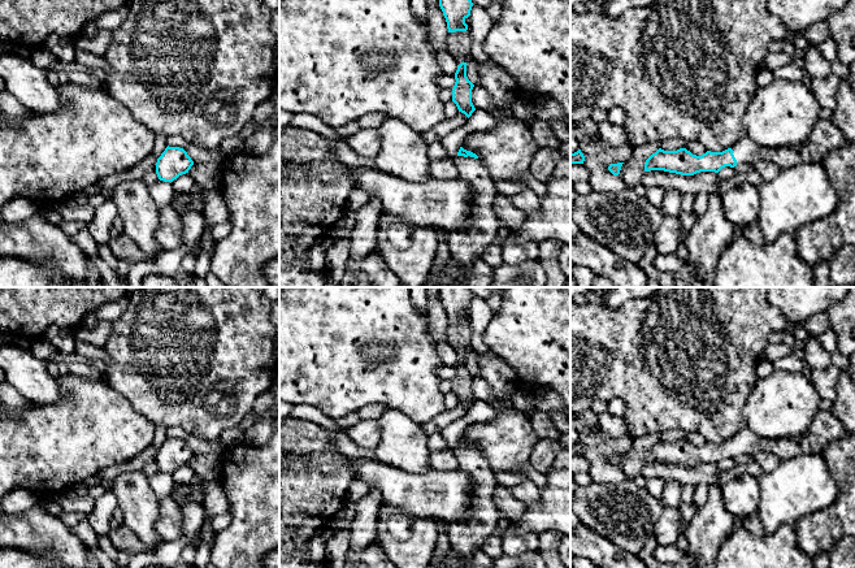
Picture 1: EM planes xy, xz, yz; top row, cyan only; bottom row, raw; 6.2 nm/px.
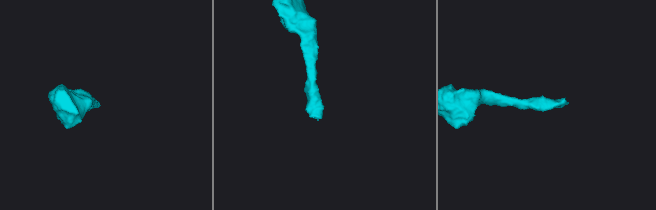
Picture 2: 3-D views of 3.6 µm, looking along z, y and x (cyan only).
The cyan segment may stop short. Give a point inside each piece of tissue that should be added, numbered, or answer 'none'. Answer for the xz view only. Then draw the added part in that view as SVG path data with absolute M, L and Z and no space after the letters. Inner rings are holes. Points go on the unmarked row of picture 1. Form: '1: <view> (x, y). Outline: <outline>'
1: xz (467, 537). Outline: M456 447L452 452L470 481L470 508L463 523L448 525L447 533L451 551L466 562L495 532L503 513L492 500L496 478L483 452L470 447Z

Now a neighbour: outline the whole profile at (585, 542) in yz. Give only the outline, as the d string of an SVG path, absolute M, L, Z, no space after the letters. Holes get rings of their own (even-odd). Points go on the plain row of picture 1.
M570 471L570 555L587 558L595 567L647 568L642 558L616 547L580 521L572 508L577 490L574 473Z

